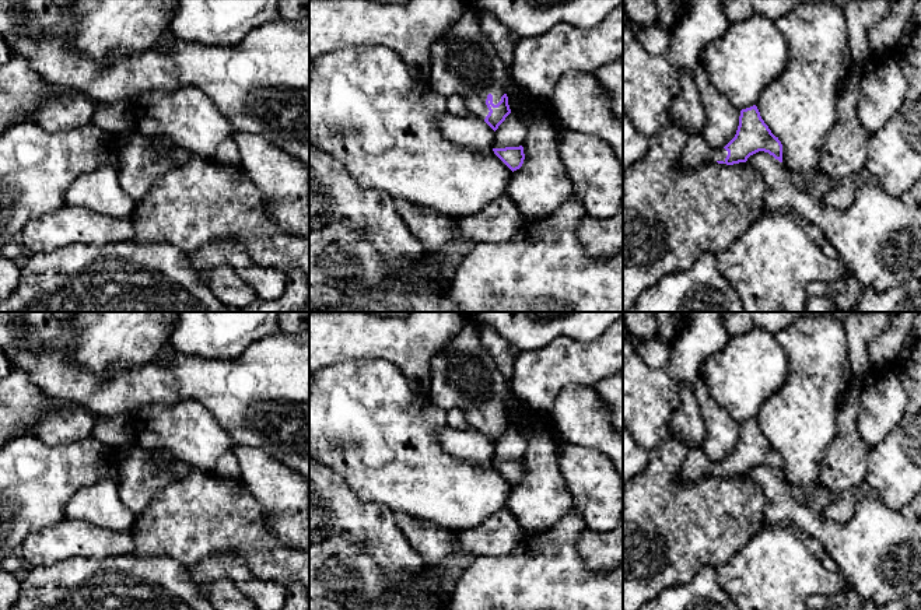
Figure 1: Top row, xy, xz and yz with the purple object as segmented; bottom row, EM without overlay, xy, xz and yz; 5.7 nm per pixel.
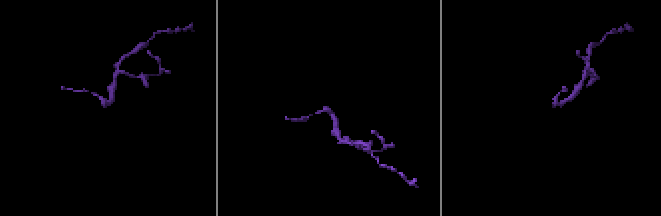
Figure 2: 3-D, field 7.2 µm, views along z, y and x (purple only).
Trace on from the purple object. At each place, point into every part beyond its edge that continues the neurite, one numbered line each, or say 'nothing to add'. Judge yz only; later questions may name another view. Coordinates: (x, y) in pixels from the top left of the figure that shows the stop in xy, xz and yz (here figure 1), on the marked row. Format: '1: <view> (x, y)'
1: yz (697, 151)

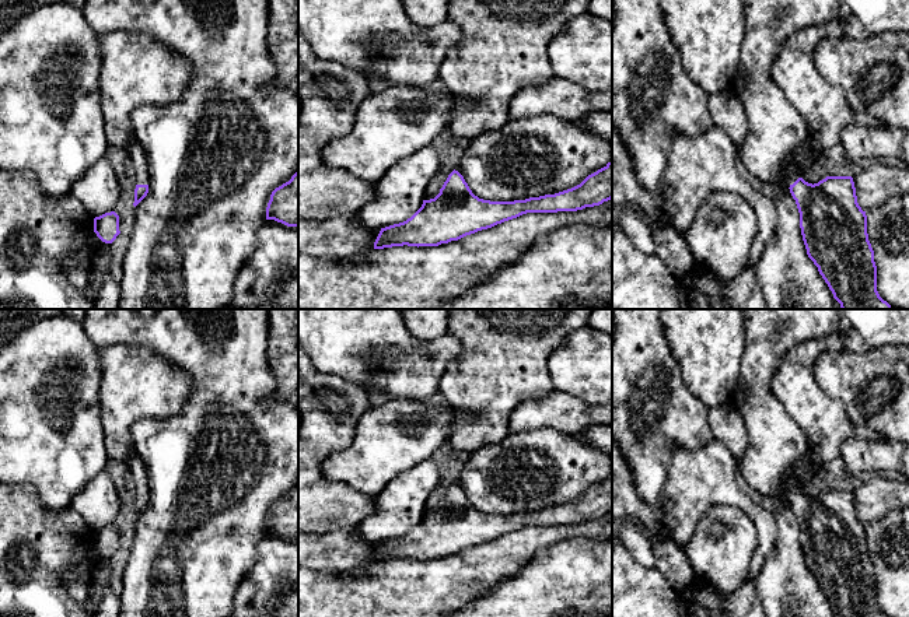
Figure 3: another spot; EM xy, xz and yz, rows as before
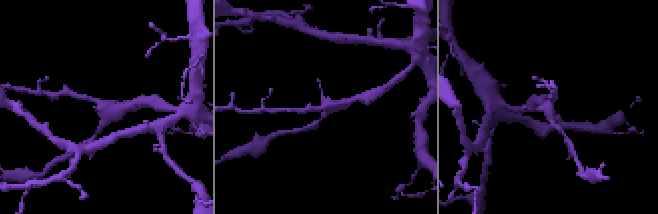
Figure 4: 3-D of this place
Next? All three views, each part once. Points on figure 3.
1: xy (135, 150)

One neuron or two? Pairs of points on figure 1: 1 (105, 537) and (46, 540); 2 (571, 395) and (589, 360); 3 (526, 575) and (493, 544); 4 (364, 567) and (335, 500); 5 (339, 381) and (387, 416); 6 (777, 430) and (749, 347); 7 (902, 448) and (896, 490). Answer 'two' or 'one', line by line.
1: one
2: two
3: two
4: two
5: one
6: two
7: one

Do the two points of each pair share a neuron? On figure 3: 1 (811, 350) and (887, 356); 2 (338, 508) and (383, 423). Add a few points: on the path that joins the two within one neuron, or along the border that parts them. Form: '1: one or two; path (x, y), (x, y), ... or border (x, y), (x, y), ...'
1: two; border (842, 349), (818, 357), (817, 384)
2: two; border (322, 467), (327, 479), (376, 497)

